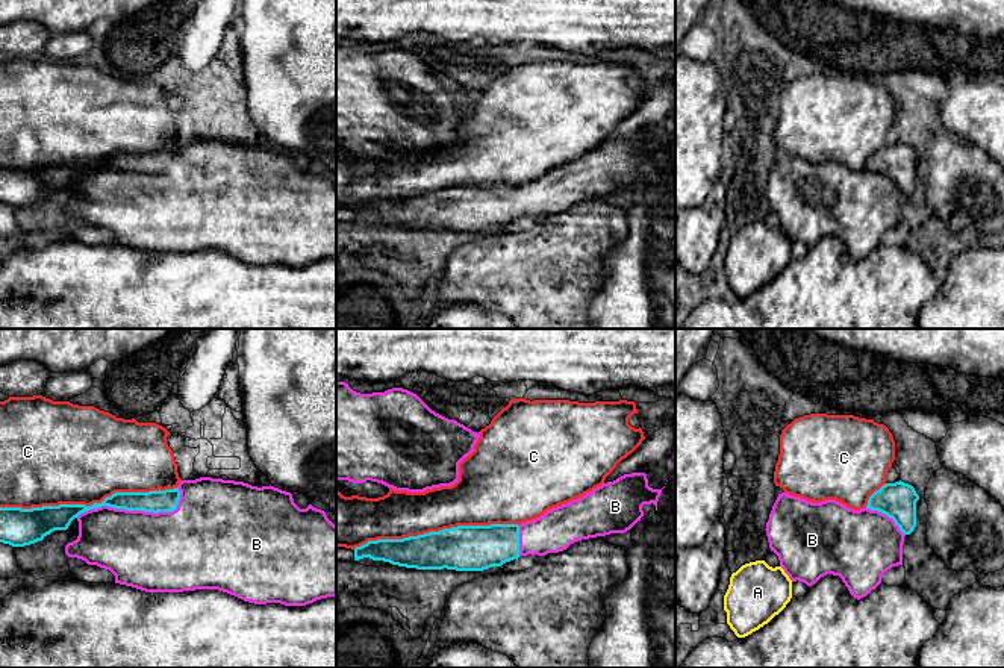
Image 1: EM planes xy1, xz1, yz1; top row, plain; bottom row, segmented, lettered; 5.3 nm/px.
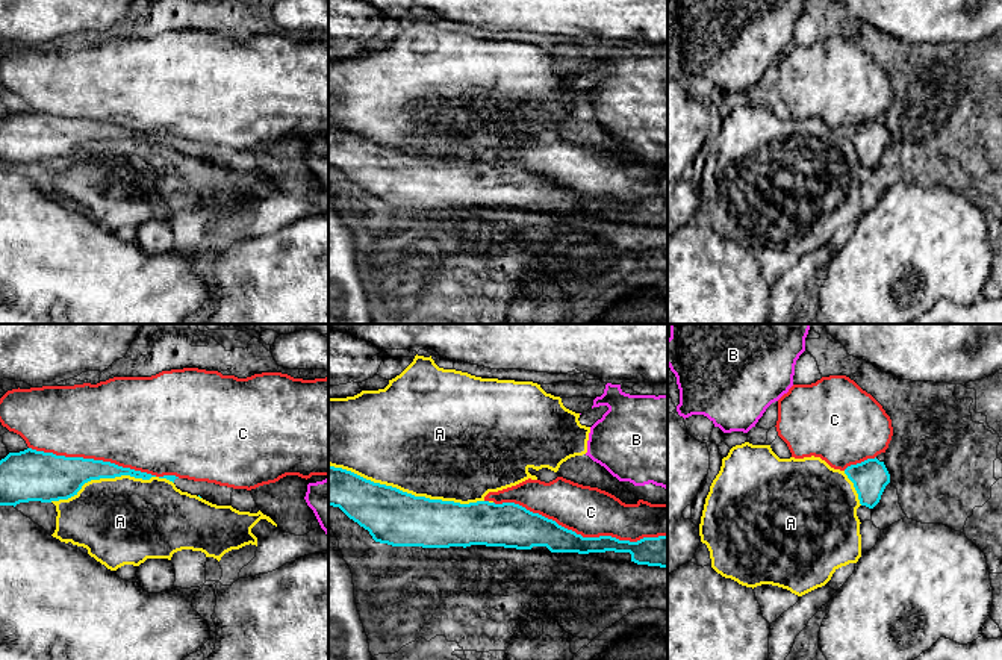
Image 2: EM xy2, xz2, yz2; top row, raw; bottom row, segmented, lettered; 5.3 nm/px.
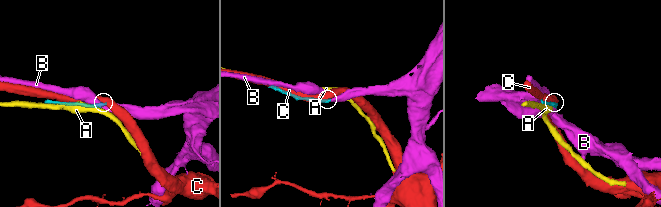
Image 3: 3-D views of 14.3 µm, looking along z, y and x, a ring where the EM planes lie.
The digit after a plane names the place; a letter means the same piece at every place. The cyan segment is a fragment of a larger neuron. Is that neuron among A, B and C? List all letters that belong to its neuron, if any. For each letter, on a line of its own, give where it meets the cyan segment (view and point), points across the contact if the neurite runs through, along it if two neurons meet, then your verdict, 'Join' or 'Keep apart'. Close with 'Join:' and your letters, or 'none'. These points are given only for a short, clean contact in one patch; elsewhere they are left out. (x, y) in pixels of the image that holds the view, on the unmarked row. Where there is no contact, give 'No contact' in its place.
A: Touches cyan at xz2 (406, 153). Keep apart
B: Touches cyan at xy1 (134, 170). Join
C: Touches cyan at xy1 (88, 167). Keep apart
Join: B

